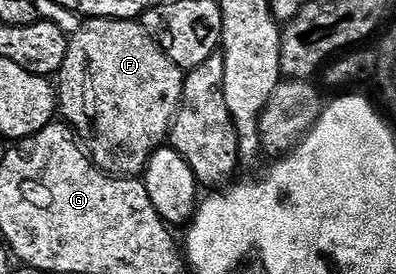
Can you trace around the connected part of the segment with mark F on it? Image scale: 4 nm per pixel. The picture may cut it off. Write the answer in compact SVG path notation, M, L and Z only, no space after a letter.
M89 18L81 25L77 34L71 35L68 44L66 60L62 64L58 75L58 114L63 121L67 122L76 131L76 137L82 143L88 157L102 173L118 179L139 179L156 150L169 141L172 124L175 122L176 114L180 110L180 103L184 100L185 77L185 71L179 70L174 64L174 60L170 60L170 56L166 56L166 52L162 52L162 48L158 48L156 41L145 32L139 21L123 18Z

